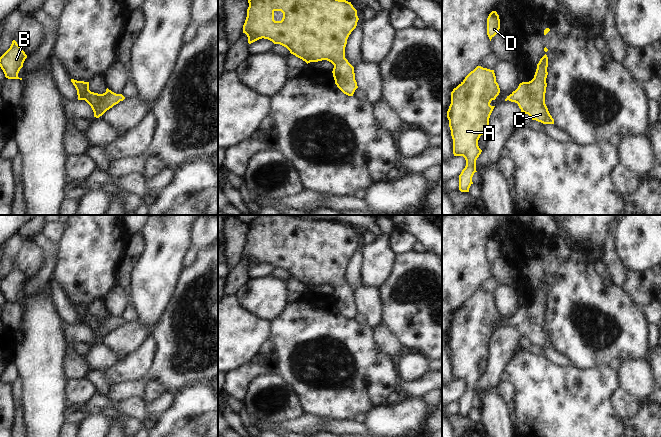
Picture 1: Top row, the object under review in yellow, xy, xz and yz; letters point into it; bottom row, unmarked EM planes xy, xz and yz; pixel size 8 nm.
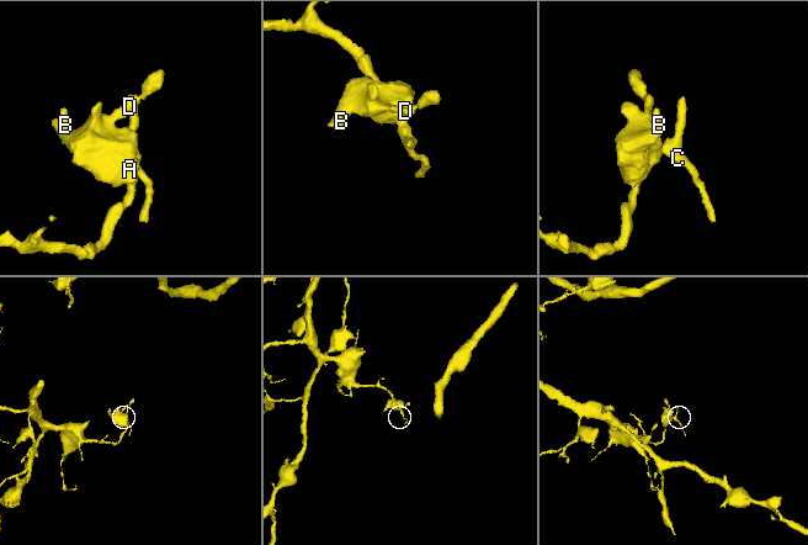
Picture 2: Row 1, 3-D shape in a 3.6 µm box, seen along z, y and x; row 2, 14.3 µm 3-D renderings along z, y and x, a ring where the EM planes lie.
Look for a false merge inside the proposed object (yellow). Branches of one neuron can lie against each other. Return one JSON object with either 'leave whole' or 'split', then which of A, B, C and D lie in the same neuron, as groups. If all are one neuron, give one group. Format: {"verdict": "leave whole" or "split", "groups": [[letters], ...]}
{"verdict": "leave whole", "groups": [["A", "B", "C", "D"]]}

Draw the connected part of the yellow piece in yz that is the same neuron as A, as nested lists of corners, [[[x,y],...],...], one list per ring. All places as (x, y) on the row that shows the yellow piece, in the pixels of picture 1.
[[[477,66],[471,71],[465,79],[451,92],[451,104],[447,111],[449,127],[453,139],[453,154],[454,156],[463,156],[466,160],[466,166],[459,175],[459,190],[461,192],[469,192],[470,186],[473,184],[472,177],[476,171],[476,160],[482,150],[478,146],[478,140],[481,135],[486,135],[489,127],[489,118],[495,106],[491,106],[492,100],[495,100],[500,93],[500,88],[496,82],[494,70]]]

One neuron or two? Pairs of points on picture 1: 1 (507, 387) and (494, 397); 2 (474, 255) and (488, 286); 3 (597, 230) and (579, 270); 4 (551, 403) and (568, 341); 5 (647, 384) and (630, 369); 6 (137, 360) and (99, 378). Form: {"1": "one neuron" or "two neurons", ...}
{"1": "two neurons", "2": "two neurons", "3": "two neurons", "4": "two neurons", "5": "one neuron", "6": "one neuron"}

